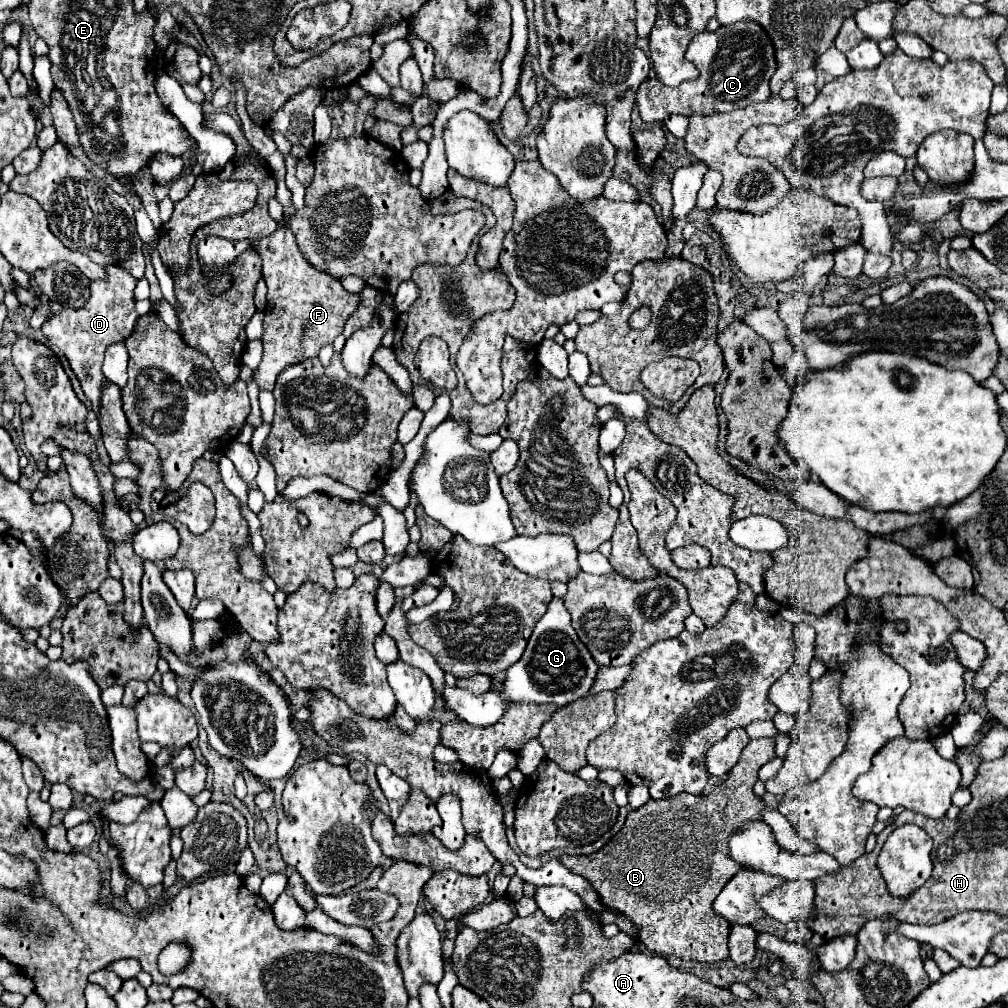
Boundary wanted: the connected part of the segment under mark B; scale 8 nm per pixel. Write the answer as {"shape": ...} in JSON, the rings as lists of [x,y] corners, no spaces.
{"shape":[[[774,738],[750,740],[750,744],[742,750],[740,762],[730,772],[730,784],[720,784],[712,794],[676,794],[674,798],[650,800],[642,808],[630,810],[622,830],[598,852],[588,856],[558,856],[558,860],[570,872],[586,878],[608,910],[628,916],[636,928],[640,928],[638,938],[650,952],[700,962],[726,960],[730,924],[726,920],[718,920],[712,912],[712,902],[726,882],[740,870],[732,864],[732,860],[728,860],[728,836],[732,836],[740,824],[760,818],[764,802],[754,796],[752,786],[758,780],[760,766],[774,756]]]}

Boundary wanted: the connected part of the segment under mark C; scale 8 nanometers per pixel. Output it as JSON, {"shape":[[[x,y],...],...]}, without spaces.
{"shape":[[[752,20],[720,26],[716,32],[696,34],[688,44],[686,58],[698,68],[696,80],[686,80],[678,88],[666,88],[656,77],[640,84],[636,104],[644,122],[662,122],[672,114],[710,116],[712,112],[732,112],[736,108],[746,108],[752,102],[764,102],[770,98],[768,82],[776,70],[774,44],[766,36],[764,28]]]}

